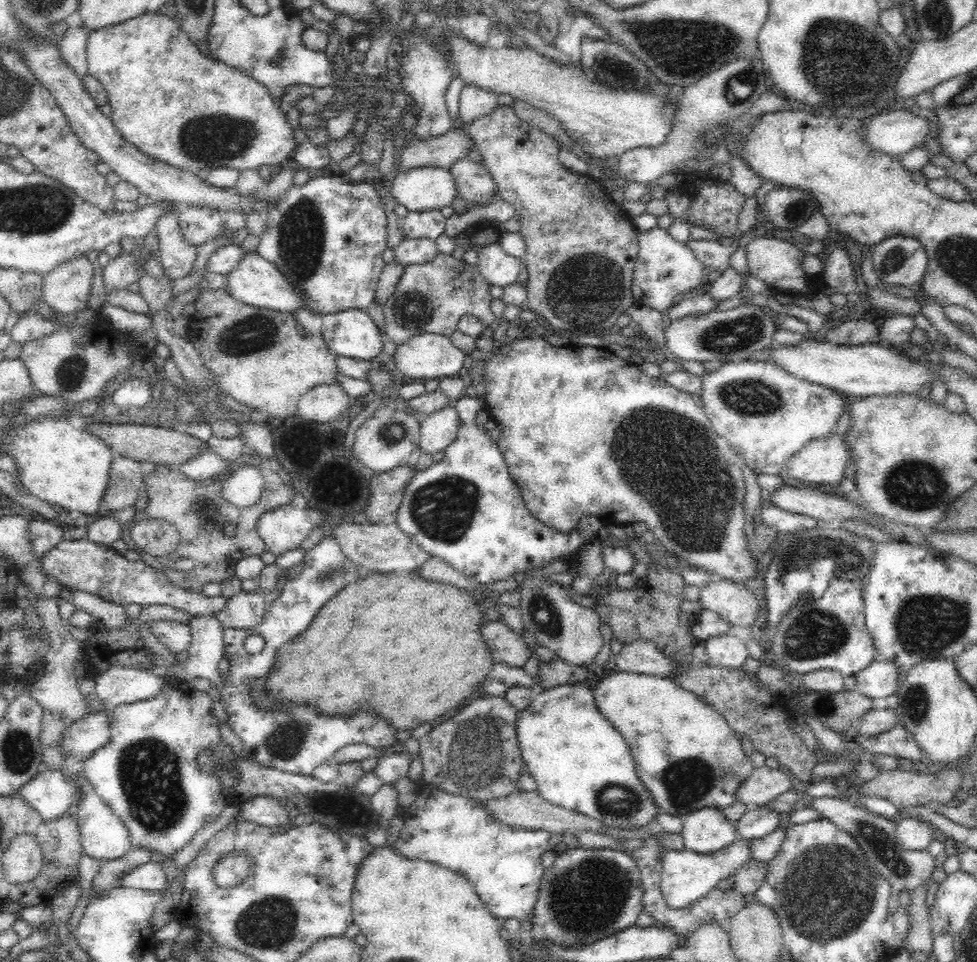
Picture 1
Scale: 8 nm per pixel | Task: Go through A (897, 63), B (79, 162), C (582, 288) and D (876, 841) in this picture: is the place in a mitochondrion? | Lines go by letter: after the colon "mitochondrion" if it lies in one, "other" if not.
A: other
B: other
C: mitochondrion
D: mitochondrion

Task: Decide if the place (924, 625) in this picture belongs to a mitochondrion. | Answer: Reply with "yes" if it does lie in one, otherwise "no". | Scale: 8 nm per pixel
yes

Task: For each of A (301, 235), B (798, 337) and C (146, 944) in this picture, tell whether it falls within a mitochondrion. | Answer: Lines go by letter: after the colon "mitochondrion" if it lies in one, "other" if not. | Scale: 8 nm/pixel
A: mitochondrion
B: other
C: other

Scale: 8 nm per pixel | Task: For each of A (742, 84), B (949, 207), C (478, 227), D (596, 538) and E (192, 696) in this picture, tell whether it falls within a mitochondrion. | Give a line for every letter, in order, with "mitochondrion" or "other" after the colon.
A: mitochondrion
B: other
C: other
D: other
E: other

